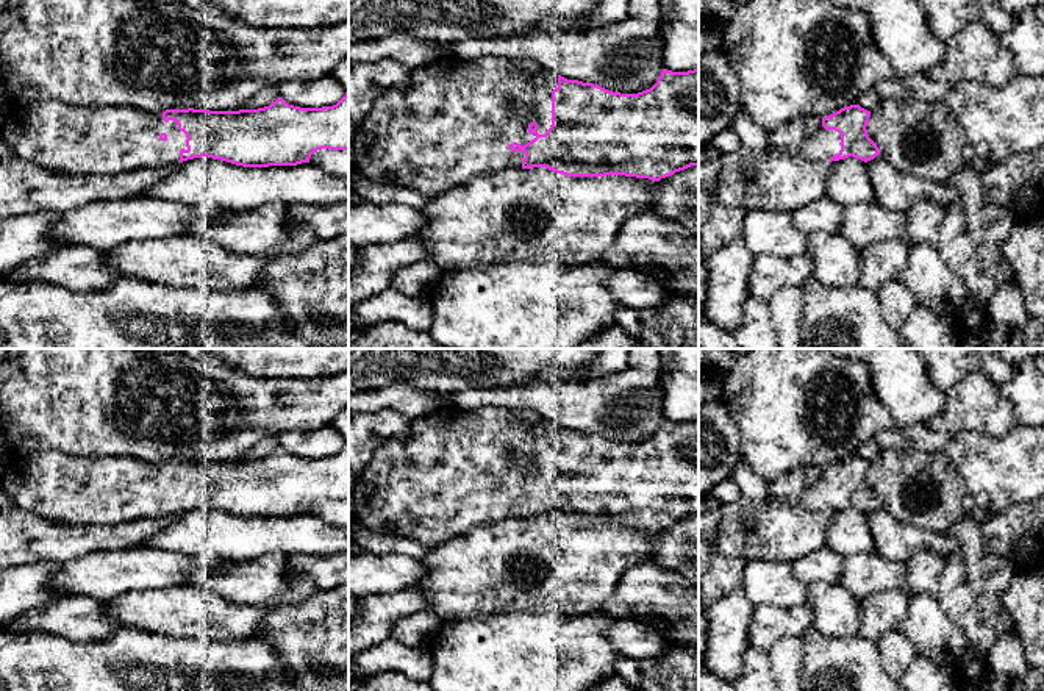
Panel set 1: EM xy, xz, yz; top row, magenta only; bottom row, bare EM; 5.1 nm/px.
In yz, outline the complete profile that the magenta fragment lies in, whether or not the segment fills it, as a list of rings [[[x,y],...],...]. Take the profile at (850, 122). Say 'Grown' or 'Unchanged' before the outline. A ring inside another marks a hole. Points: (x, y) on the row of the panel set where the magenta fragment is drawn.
Grown. [[[860,105],[844,106],[827,116],[803,116],[767,133],[767,142],[808,161],[839,161],[849,156],[864,163],[880,150],[867,134],[871,111]]]

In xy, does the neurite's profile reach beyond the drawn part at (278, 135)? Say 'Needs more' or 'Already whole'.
Needs more

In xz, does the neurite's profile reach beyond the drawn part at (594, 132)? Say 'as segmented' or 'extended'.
extended

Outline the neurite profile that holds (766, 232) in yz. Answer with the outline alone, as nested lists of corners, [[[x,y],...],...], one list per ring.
[[[745,211],[741,238],[755,256],[789,258],[808,252],[808,235],[796,227],[791,211]]]

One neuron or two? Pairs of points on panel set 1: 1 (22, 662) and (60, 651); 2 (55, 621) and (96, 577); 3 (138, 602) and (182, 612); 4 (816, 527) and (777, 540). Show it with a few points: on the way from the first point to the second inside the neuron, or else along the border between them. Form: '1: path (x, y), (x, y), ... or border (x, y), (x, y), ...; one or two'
1: path (32, 662), (50, 660); one
2: border (60, 596), (86, 594), (103, 605); two
3: path (149, 610), (171, 610); one
4: path (807, 529), (804, 532), (786, 532); one

